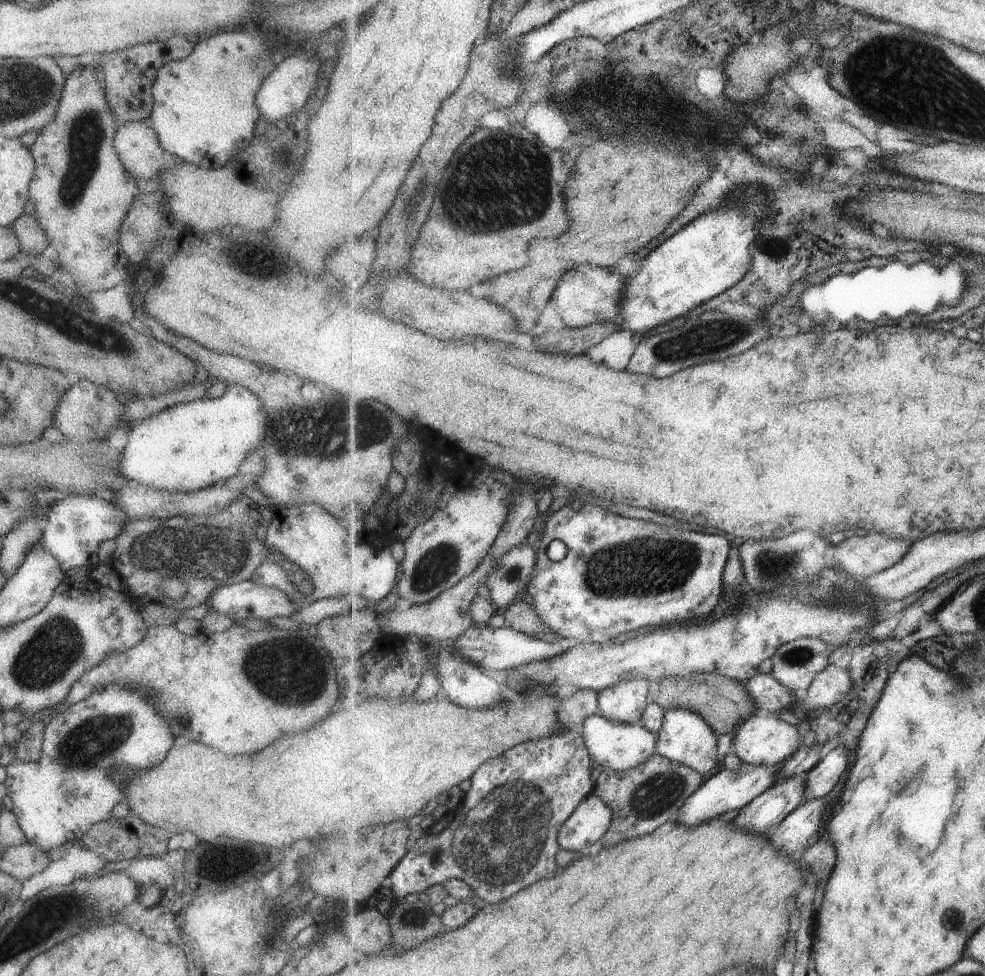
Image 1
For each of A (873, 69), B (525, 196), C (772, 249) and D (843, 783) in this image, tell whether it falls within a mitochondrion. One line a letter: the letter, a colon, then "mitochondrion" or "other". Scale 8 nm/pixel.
A: mitochondrion
B: mitochondrion
C: mitochondrion
D: other

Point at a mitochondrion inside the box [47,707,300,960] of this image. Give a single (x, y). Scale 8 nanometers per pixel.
(89, 741)

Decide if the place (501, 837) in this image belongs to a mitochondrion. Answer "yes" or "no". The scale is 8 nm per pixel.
yes

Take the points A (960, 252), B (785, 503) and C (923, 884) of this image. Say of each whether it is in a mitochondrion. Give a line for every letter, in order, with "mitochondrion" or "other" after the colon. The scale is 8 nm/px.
A: other
B: other
C: other

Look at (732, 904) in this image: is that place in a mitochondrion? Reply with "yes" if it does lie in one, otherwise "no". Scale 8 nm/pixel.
no

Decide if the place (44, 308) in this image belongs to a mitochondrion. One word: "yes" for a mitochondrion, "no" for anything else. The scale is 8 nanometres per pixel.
yes

